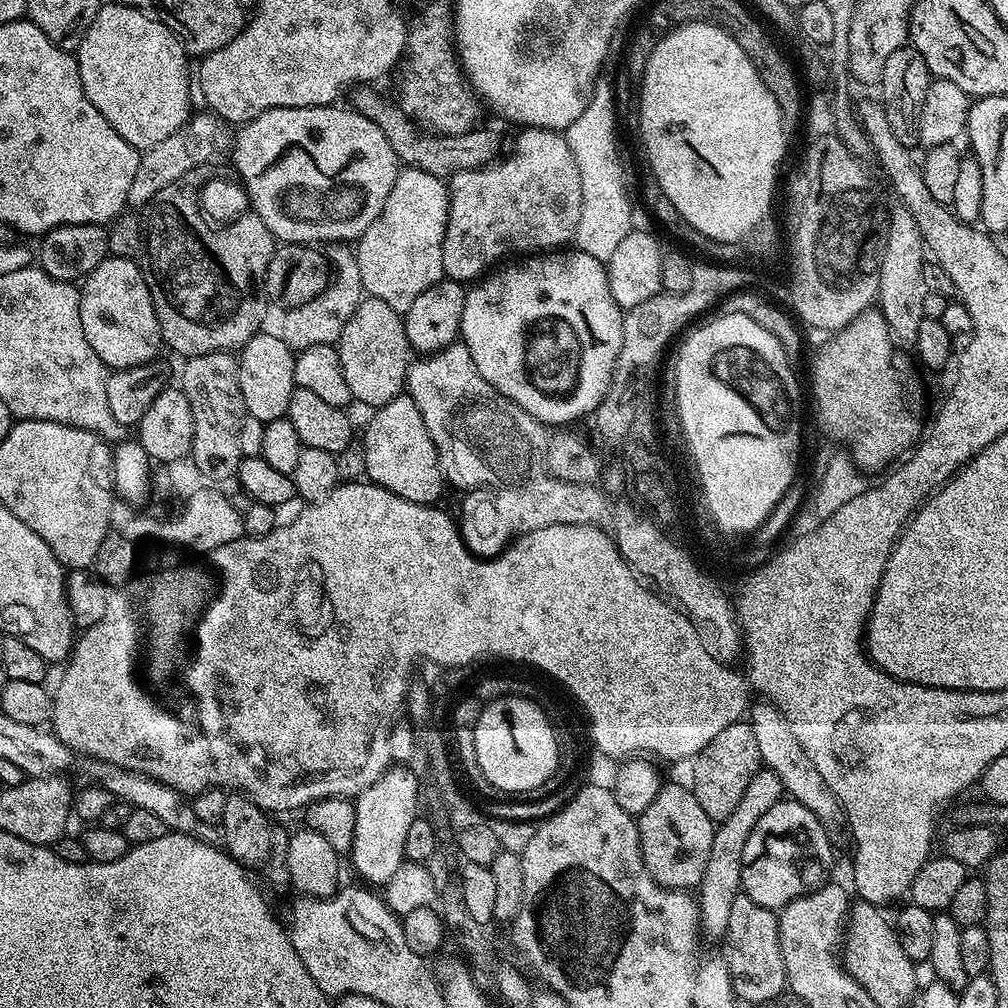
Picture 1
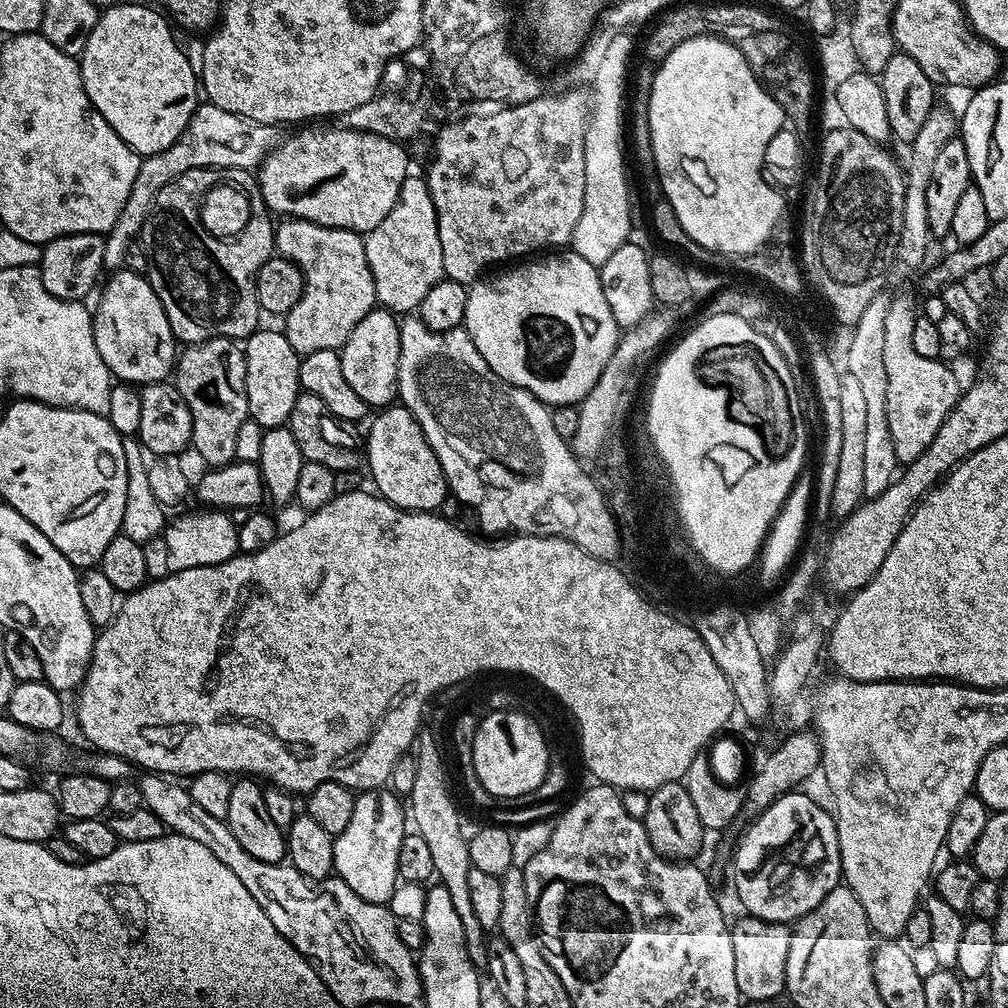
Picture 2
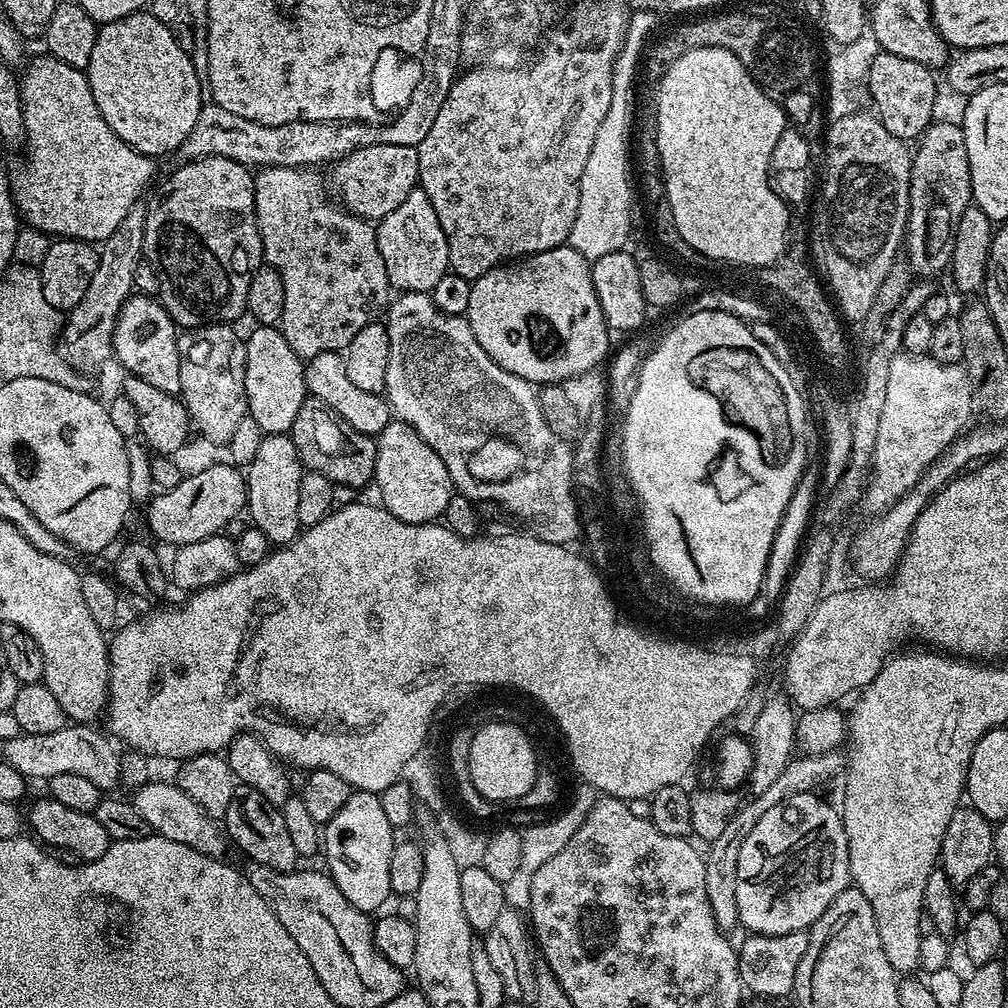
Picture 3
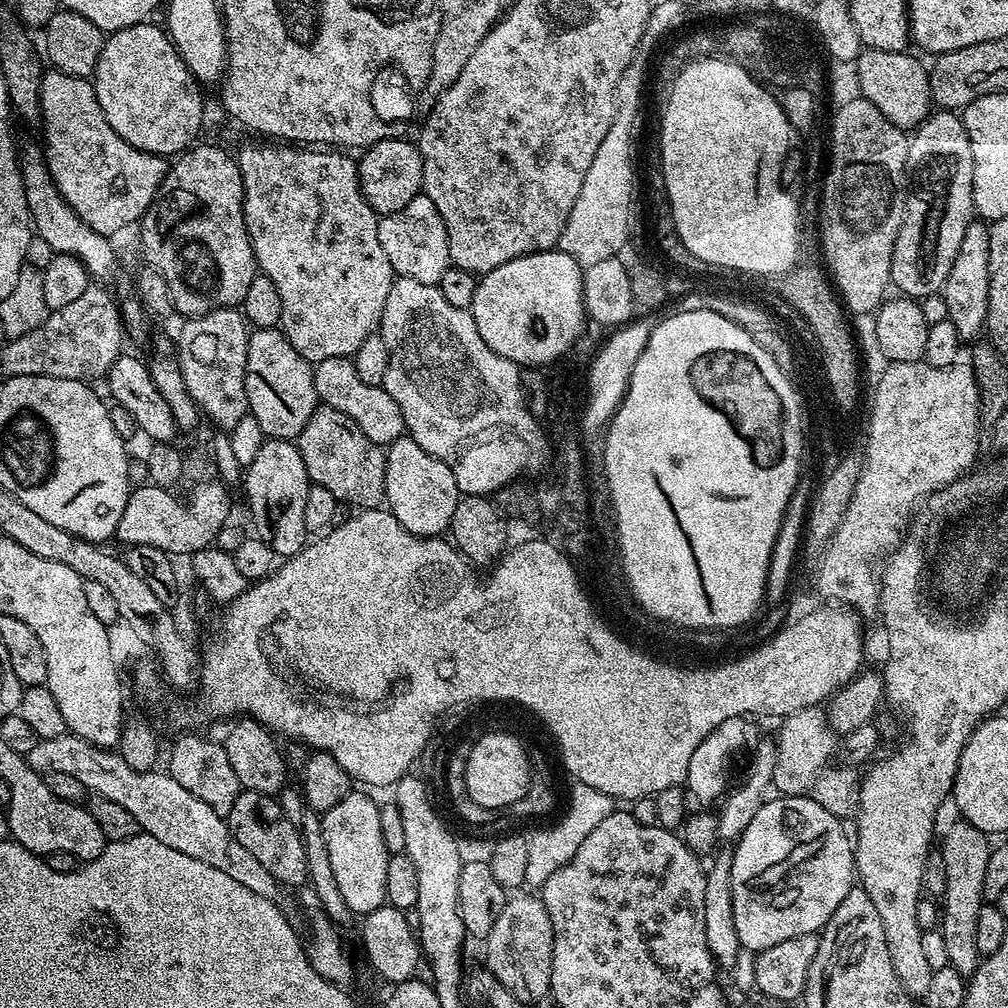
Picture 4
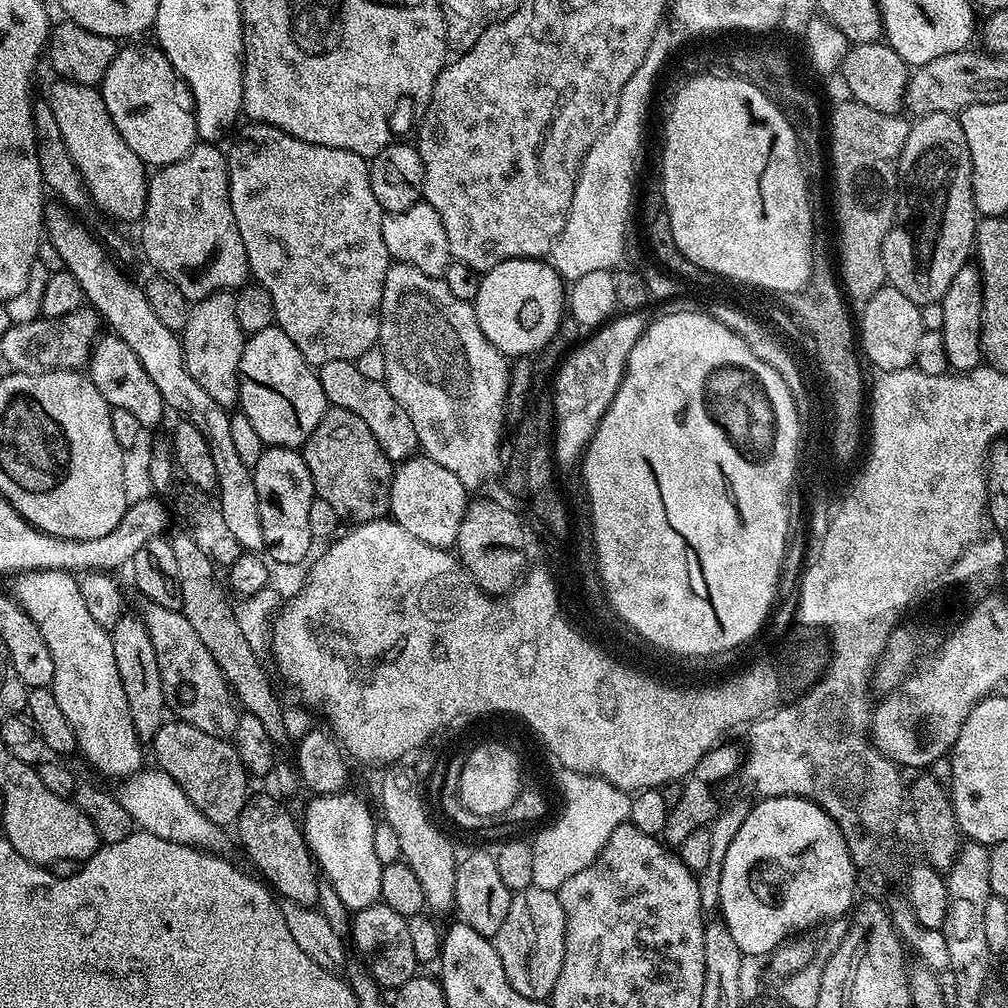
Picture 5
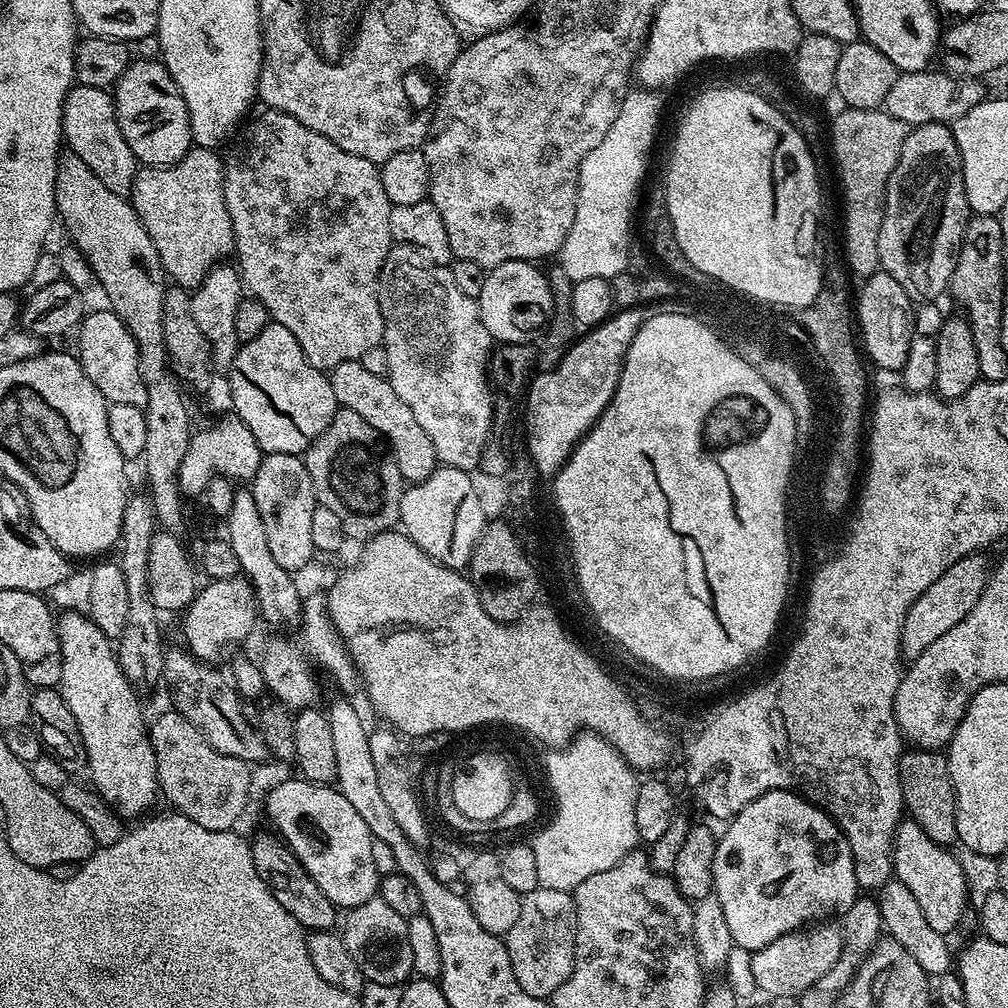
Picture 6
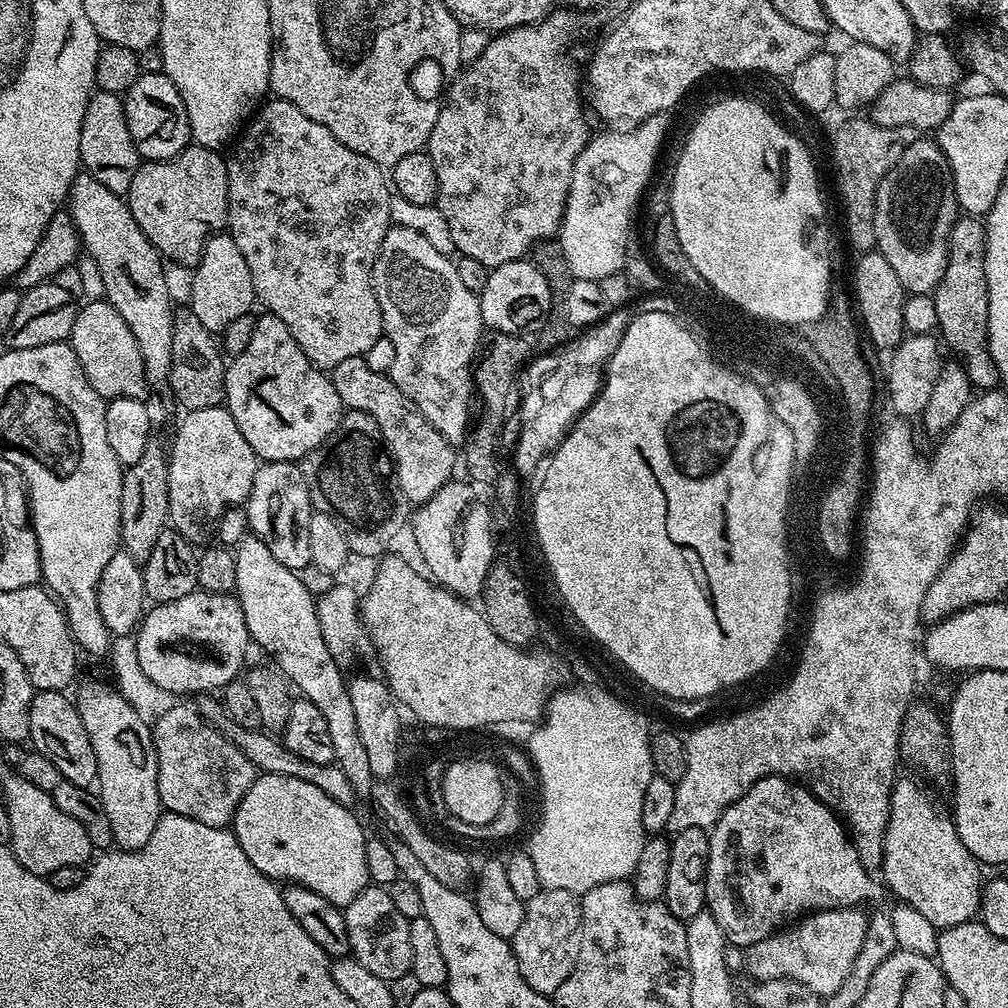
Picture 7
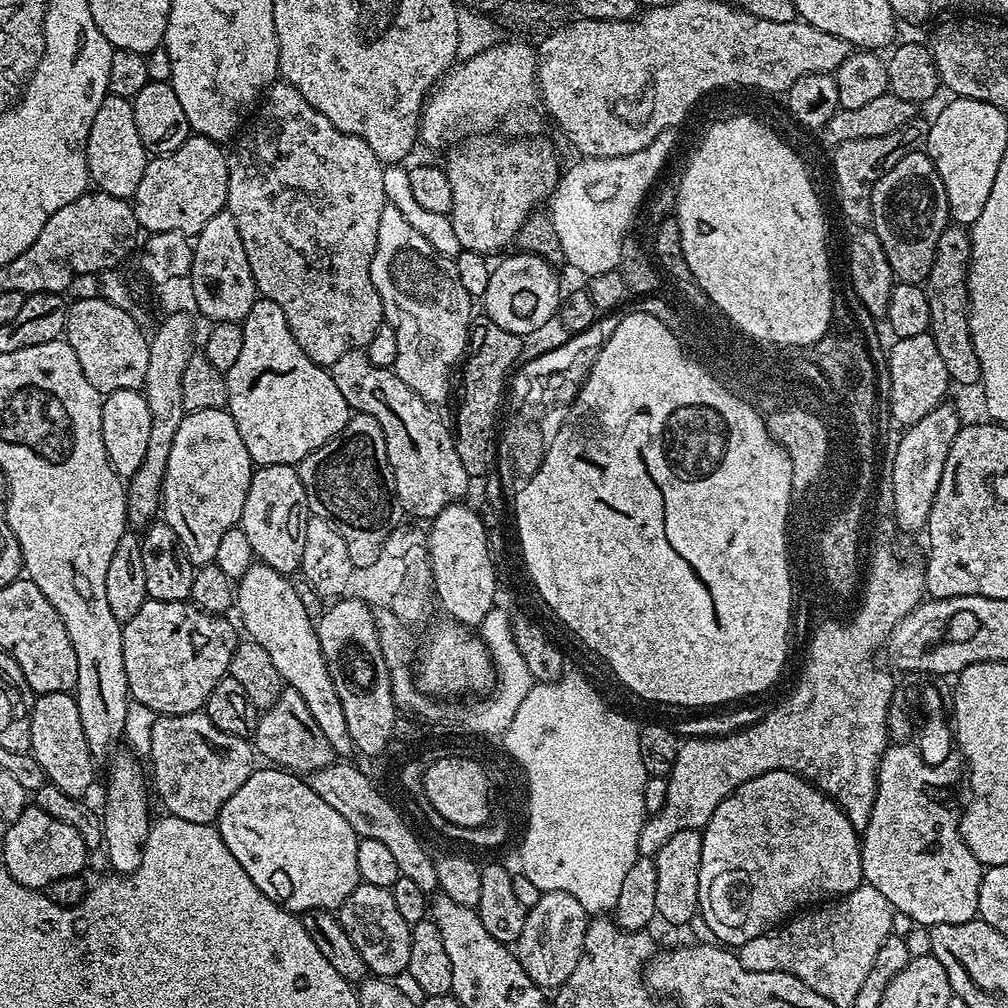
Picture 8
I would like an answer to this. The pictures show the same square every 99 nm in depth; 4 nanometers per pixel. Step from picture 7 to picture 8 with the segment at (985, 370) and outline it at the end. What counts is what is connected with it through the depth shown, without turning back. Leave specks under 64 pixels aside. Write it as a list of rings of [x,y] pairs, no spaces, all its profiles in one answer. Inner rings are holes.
[[[949,226],[945,228],[942,238],[938,238],[938,246],[934,250],[934,262],[926,279],[926,291],[930,302],[930,331],[934,338],[934,346],[938,346],[938,354],[942,354],[942,363],[946,366],[948,379],[953,385],[980,384],[980,363],[978,354],[974,354],[974,342],[968,329],[968,263],[971,257],[971,235],[963,227]]]

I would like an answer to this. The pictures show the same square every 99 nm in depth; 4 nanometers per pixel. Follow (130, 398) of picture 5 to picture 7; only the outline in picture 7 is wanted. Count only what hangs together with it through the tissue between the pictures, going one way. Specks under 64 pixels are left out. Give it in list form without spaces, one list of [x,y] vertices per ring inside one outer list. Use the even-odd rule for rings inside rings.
[[[107,299],[87,301],[77,311],[70,343],[82,366],[84,377],[105,401],[114,398],[144,400],[146,394],[149,395],[150,389],[142,366],[142,354],[138,351],[138,342],[134,342],[130,326],[122,322],[122,314],[118,314],[118,310],[114,310]]]

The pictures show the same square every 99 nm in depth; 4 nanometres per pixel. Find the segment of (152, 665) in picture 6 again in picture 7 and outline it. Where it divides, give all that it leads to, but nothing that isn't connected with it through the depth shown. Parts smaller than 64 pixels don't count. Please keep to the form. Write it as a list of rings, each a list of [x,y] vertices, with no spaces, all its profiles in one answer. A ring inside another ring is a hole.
[[[153,438],[148,441],[146,451],[138,462],[124,468],[122,498],[120,499],[120,543],[123,551],[130,554],[140,565],[144,565],[158,542],[158,534],[169,527],[170,490],[168,489],[169,453]]]

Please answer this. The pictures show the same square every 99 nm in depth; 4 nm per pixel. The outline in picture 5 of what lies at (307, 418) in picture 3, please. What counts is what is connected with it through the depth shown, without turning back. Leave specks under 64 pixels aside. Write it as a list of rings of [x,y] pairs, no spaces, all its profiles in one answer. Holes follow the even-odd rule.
[[[329,407],[322,422],[314,426],[314,434],[310,434],[302,446],[302,455],[317,497],[330,502],[341,521],[357,525],[382,520],[389,515],[394,464],[386,458],[386,454],[382,454],[382,446],[378,446],[374,434],[370,434],[370,426],[366,426],[358,414]]]

